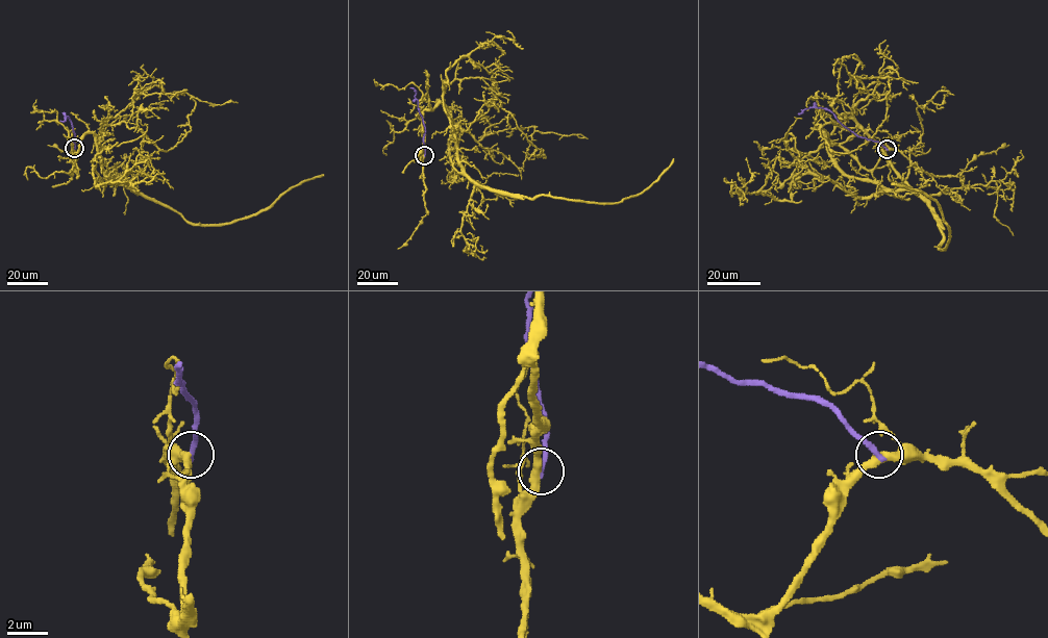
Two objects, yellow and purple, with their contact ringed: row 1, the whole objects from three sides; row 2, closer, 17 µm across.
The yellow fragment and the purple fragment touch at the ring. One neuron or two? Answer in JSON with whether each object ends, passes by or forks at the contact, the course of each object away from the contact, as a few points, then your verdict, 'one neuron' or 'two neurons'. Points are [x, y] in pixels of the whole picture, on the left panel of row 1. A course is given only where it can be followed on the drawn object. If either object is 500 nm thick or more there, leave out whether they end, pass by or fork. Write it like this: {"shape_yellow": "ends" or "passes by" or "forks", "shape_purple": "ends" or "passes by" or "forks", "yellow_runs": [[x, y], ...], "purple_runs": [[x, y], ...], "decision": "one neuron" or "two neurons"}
{"shape_yellow": "passes by", "shape_purple": "ends", "yellow_runs": [[74, 148], [74, 163], [72, 142], [92, 132], [107, 179], [203, 225], [252, 217], [295, 186], [323, 175]], "purple_runs": [[74, 148], [71, 122], [68, 117], [60, 121]], "decision": "two neurons"}

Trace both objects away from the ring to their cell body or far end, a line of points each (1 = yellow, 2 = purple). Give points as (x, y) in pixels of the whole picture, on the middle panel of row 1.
1: (424, 155), (422, 111), (442, 103), (459, 167), (481, 185), (510, 194), (619, 203), (645, 190), (673, 158)
2: (424, 155), (425, 126), (416, 91), (410, 87)

